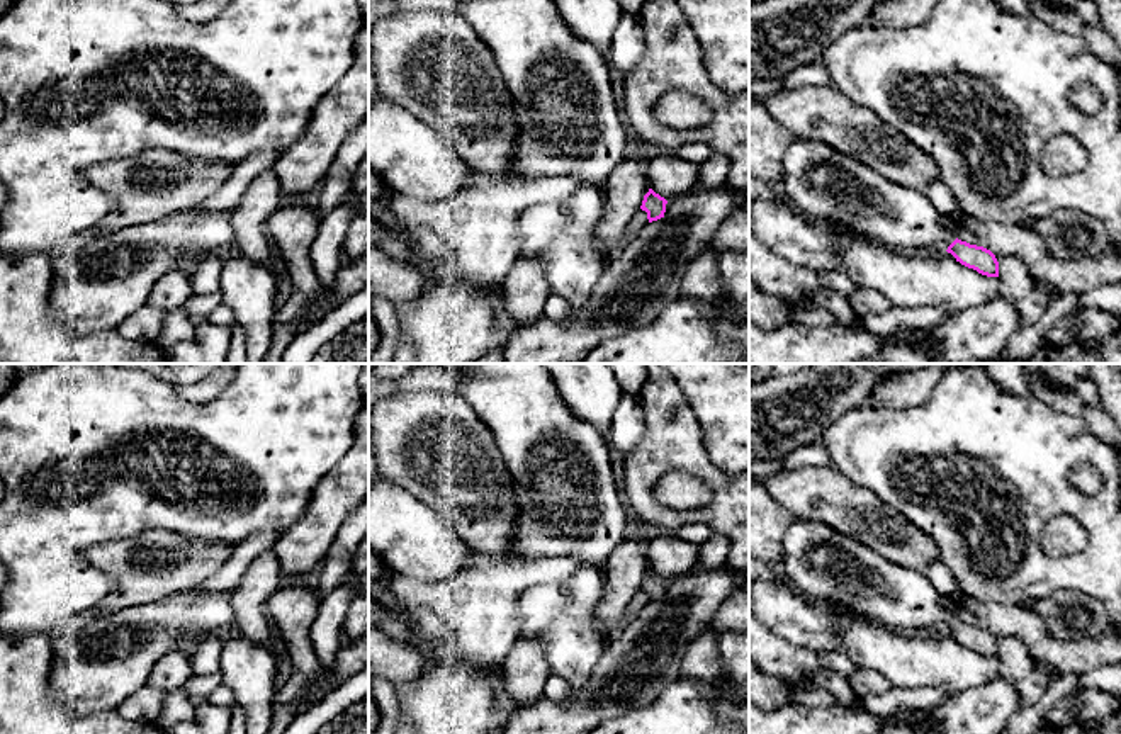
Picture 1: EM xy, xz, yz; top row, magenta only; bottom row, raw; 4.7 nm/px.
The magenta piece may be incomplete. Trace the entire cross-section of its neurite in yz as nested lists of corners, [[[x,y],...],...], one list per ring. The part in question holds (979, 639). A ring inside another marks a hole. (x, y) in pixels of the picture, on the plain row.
[[[791,520],[783,537],[781,578],[798,595],[832,610],[844,610],[888,630],[905,629],[951,634],[961,646],[987,658],[999,658],[995,635],[977,625],[955,618],[941,603],[924,573],[902,567],[876,554],[871,547],[846,537],[819,520]]]

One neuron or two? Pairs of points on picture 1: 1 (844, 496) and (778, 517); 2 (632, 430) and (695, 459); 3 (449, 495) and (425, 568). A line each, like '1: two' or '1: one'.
1: two
2: two
3: two

